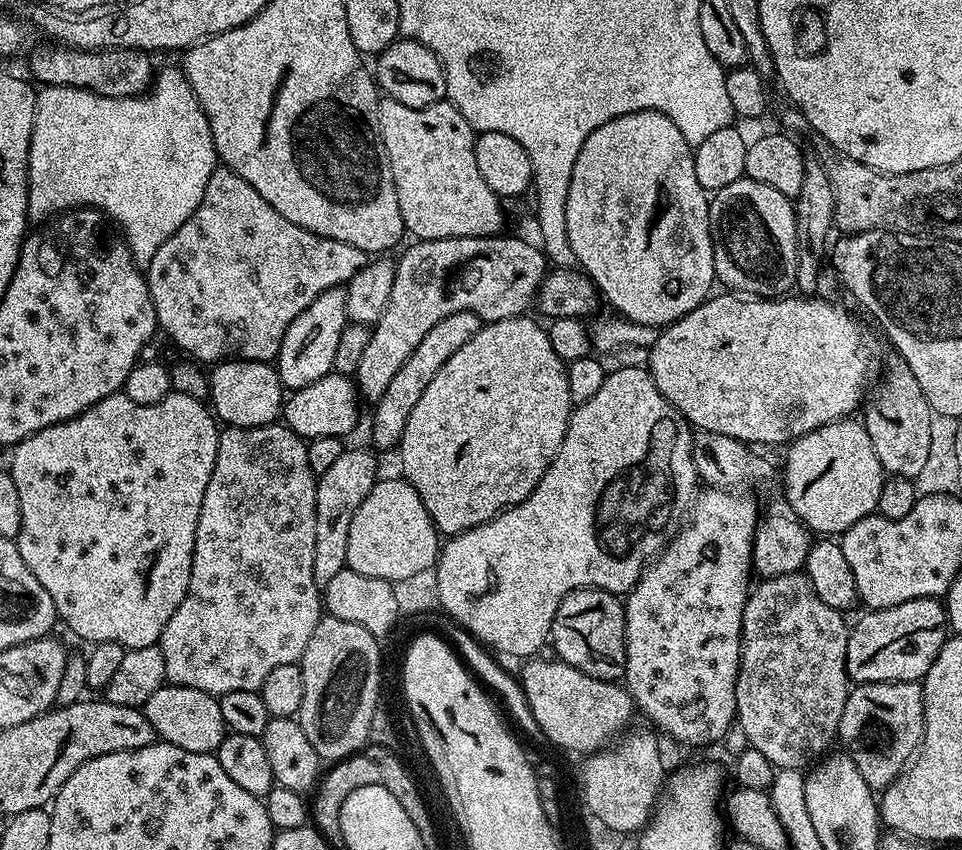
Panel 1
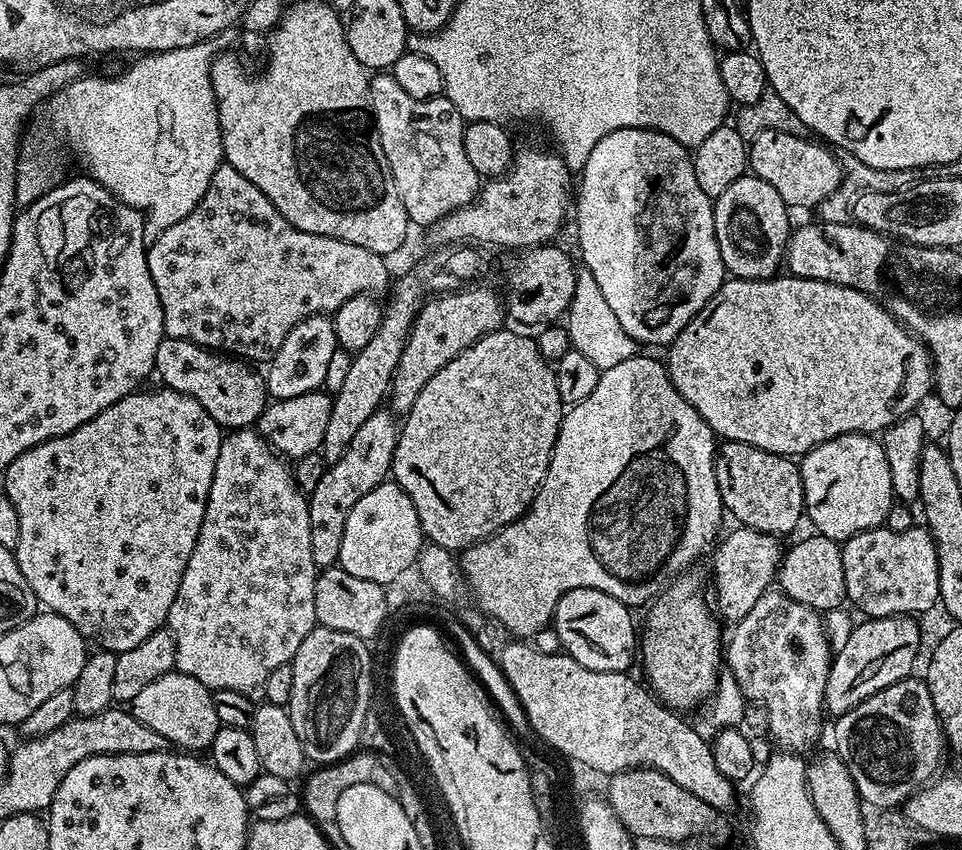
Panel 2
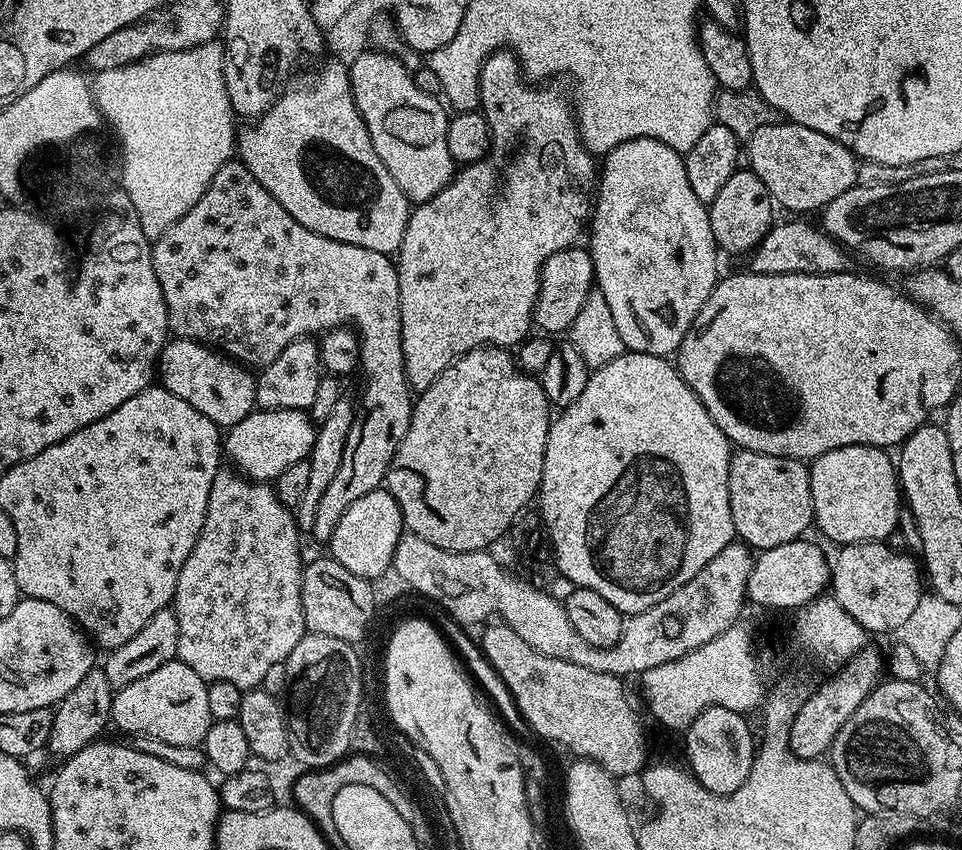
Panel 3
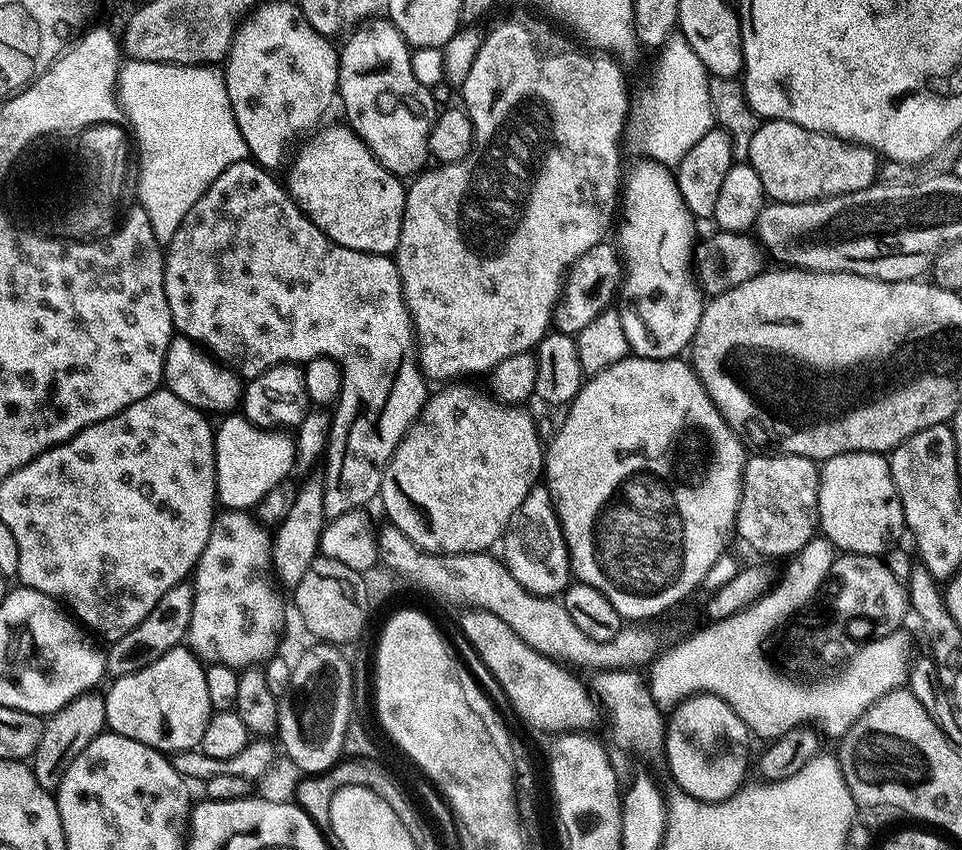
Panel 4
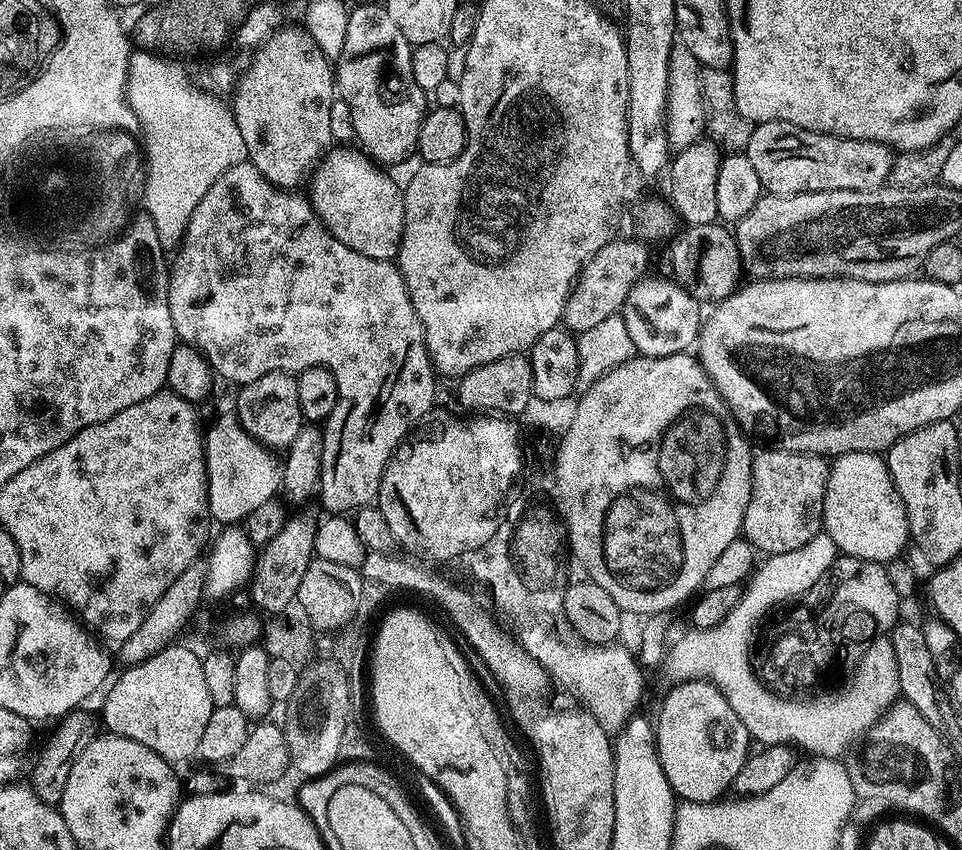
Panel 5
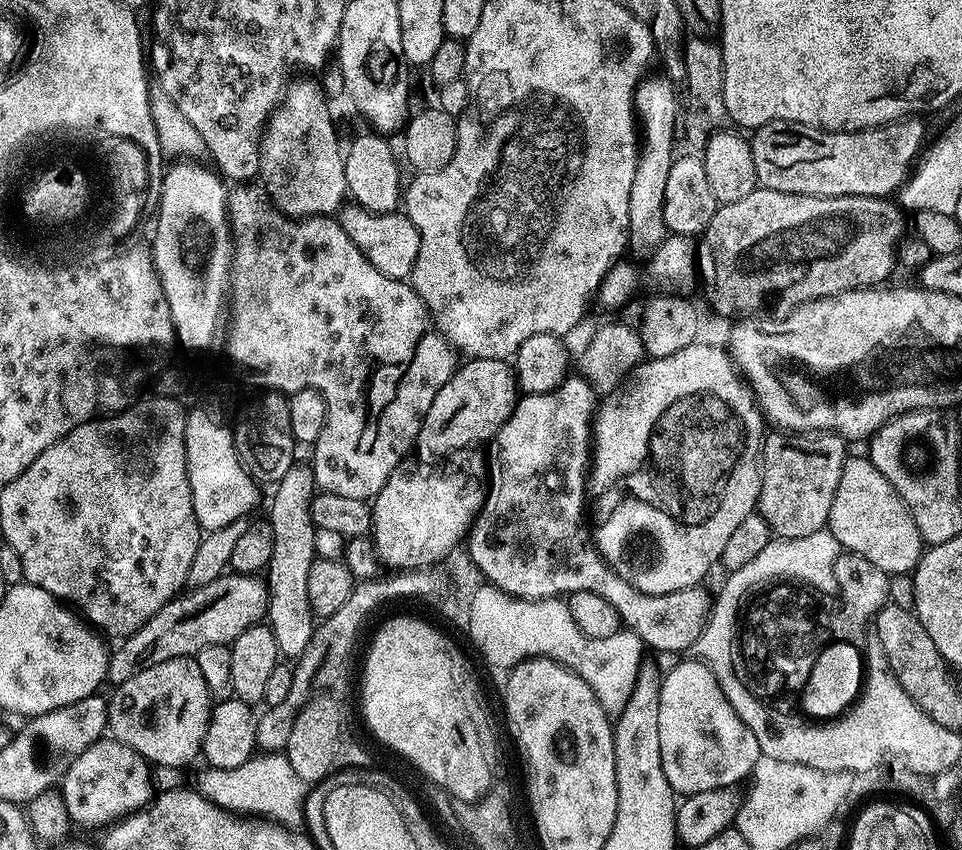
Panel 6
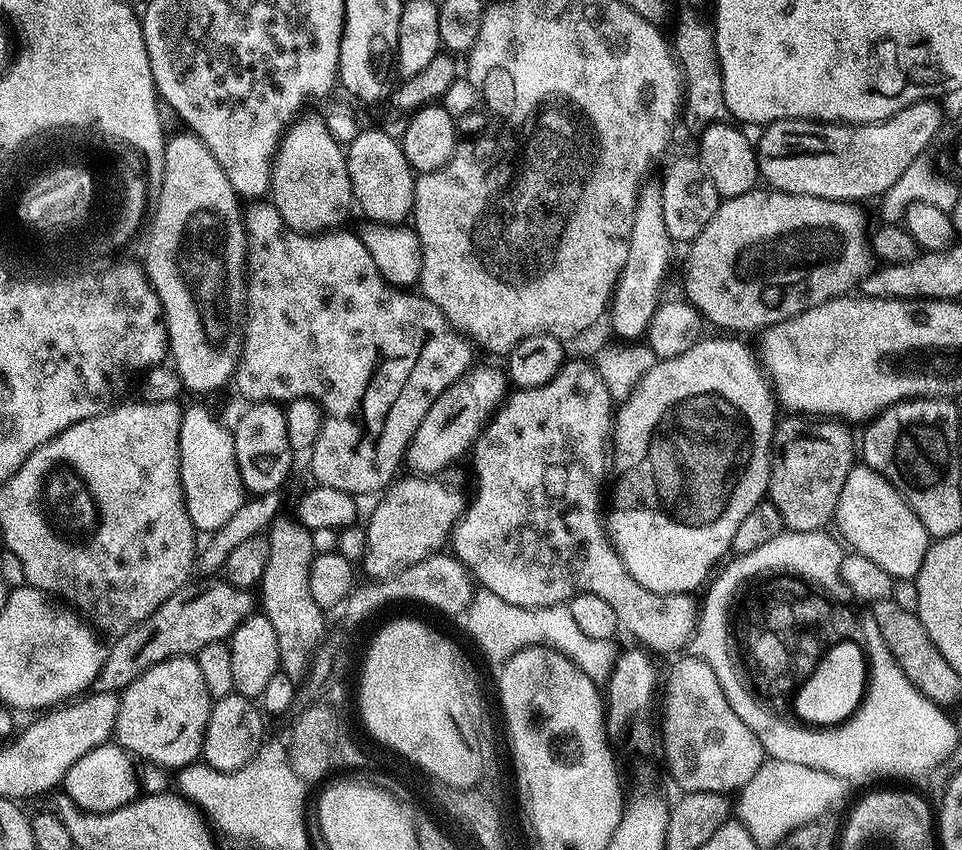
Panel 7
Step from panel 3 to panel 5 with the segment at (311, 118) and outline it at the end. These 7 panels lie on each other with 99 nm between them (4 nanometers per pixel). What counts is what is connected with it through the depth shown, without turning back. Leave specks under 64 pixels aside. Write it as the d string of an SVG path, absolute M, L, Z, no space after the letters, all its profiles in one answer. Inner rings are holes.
M363 151L331 152L327 153L311 181L313 210L332 231L332 236L350 246L350 250L358 250L358 254L366 254L366 258L395 261L400 255L400 240L404 237L401 185L396 185L386 173L372 168L376 166Z

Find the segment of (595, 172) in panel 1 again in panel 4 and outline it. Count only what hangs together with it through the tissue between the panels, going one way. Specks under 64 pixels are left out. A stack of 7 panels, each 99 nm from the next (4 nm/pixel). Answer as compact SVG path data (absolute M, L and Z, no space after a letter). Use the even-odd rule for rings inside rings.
M643 158L632 169L627 169L626 175L622 180L622 195L618 200L618 216L620 220L620 233L617 234L615 243L618 245L618 256L622 261L622 283L618 288L618 311L620 313L620 321L622 322L622 330L626 330L626 338L628 339L629 349L635 355L644 356L648 360L671 360L679 357L680 352L689 347L692 343L692 335L696 333L696 327L700 321L700 316L704 312L706 303L705 293L702 291L701 285L698 283L697 273L694 271L694 260L692 264L692 247L696 244L696 224L692 211L688 209L688 204L684 200L684 195L680 193L680 184L676 181L673 169L667 164L662 164L651 158Z

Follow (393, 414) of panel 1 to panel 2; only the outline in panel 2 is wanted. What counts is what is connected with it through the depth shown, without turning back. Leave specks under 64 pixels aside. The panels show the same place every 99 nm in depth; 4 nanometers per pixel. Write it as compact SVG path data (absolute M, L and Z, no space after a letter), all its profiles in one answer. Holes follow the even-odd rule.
M465 286L455 292L436 294L421 303L402 350L402 358L398 358L398 366L392 375L390 408L393 413L407 414L418 394L422 394L422 386L426 386L426 382L446 366L446 362L458 358L458 354L474 346L478 338L505 327L506 309L501 297L497 293L495 296L488 288L476 287Z

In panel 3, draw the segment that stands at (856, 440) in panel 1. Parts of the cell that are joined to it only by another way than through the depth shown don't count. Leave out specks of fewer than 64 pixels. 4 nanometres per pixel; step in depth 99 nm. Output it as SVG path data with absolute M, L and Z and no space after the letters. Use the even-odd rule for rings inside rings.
M855 444L830 450L811 461L808 477L812 487L814 524L836 546L861 544L863 540L884 542L898 528L902 493L897 465L888 455L885 449Z

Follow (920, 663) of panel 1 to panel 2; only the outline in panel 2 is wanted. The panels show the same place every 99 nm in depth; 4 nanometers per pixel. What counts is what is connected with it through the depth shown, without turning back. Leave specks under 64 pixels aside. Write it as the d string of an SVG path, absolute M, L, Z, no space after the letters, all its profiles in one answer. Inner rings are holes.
M878 616L861 619L861 624L844 640L841 648L835 649L830 674L826 680L824 710L829 717L835 718L846 714L858 702L870 698L870 694L878 694L886 686L909 679L913 675L912 667L916 664L916 655L920 652L920 628L912 616Z

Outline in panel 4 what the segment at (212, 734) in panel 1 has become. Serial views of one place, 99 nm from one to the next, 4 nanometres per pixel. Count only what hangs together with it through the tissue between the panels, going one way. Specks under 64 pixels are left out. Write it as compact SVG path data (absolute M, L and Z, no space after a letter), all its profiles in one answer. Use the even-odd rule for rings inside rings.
M181 646L162 654L158 662L150 662L150 666L134 674L115 677L108 692L103 693L107 727L165 754L199 748L213 713L204 669L195 652Z

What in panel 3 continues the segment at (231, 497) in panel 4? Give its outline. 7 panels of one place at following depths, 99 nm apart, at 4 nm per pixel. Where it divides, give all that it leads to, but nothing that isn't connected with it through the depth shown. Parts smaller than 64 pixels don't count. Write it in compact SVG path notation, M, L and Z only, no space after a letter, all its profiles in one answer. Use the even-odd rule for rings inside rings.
M254 410L242 422L227 429L222 440L222 448L233 460L235 467L247 479L257 482L275 482L278 474L294 462L307 460L312 453L317 425L311 415L304 410Z

